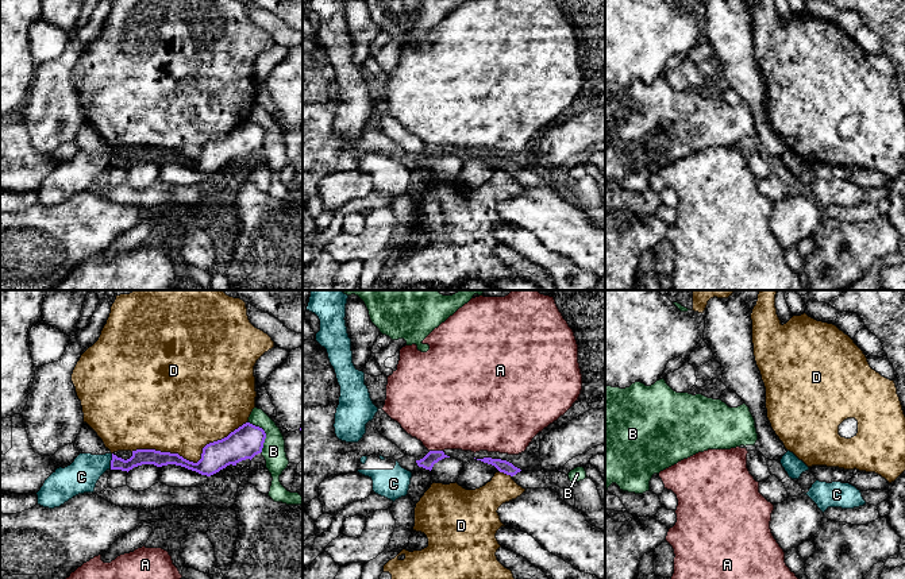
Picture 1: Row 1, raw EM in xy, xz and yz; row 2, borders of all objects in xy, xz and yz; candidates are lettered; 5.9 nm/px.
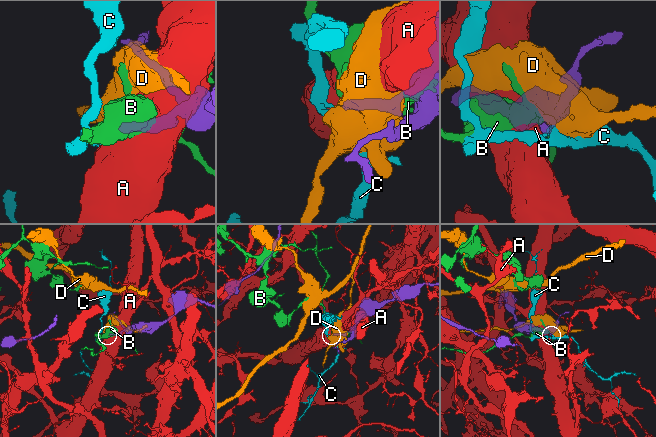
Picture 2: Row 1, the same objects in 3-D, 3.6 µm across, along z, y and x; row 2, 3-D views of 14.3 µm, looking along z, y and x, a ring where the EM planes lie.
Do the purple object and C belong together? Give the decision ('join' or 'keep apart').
keep apart

